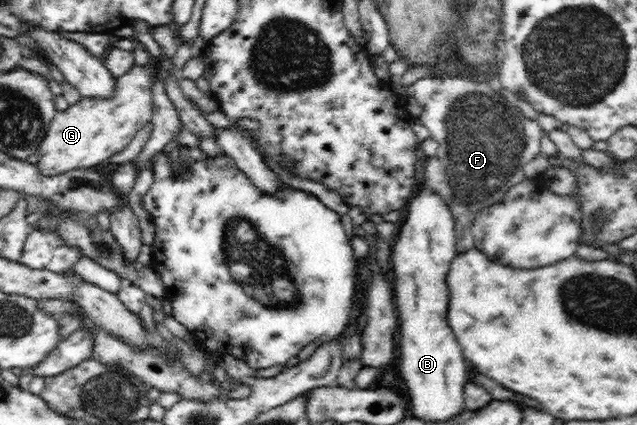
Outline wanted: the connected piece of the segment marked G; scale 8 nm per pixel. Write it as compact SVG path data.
M153 60L149 62L150 67L141 67L136 63L125 72L123 76L115 77L115 96L113 98L79 98L77 104L73 104L61 112L57 112L55 118L51 120L49 130L39 146L40 157L36 162L38 171L43 176L57 176L69 170L94 170L96 166L101 166L108 162L111 156L125 150L130 142L135 138L135 134L150 122L153 110L152 86L156 80L157 63Z

